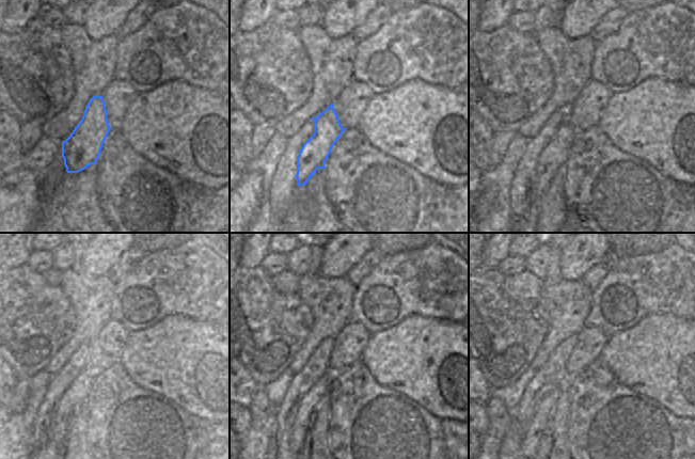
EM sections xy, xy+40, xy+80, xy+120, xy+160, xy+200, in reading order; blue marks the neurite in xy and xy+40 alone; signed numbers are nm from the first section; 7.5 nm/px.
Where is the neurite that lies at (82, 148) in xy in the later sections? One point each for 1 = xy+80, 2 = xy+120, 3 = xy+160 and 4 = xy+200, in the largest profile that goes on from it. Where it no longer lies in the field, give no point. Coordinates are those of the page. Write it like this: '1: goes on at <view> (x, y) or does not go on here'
1: goes on at xy+80 (552, 158)
2: goes on at xy+120 (74, 398)
3: goes on at xy+160 (311, 401)
4: goes on at xy+200 (541, 421)

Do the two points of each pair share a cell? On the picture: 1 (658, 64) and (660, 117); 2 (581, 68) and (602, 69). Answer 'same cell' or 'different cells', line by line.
1: different cells
2: different cells

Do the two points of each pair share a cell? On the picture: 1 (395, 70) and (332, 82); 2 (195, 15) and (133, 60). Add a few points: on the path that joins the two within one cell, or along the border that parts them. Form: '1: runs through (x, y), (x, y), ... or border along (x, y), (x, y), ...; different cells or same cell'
1: border along (356, 53), (351, 78); different cells
2: runs through (180, 30), (156, 53), (148, 58); same cell

